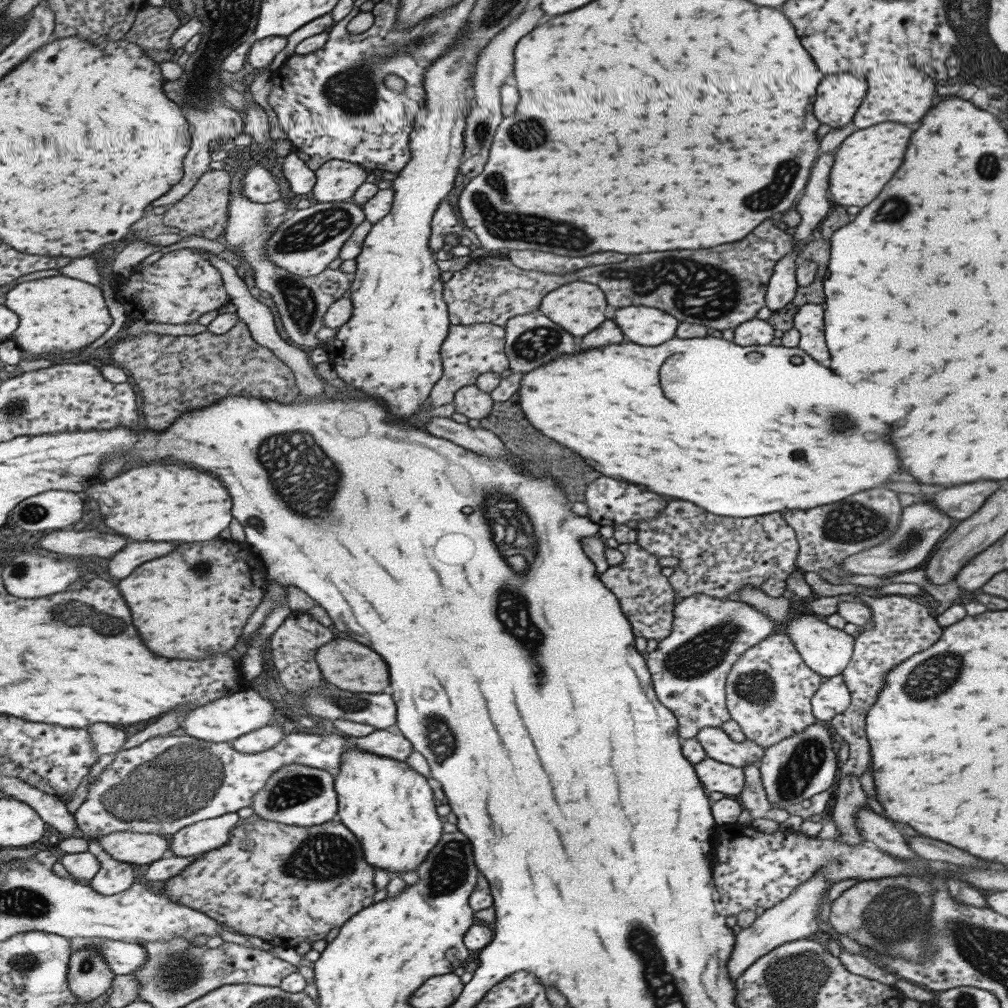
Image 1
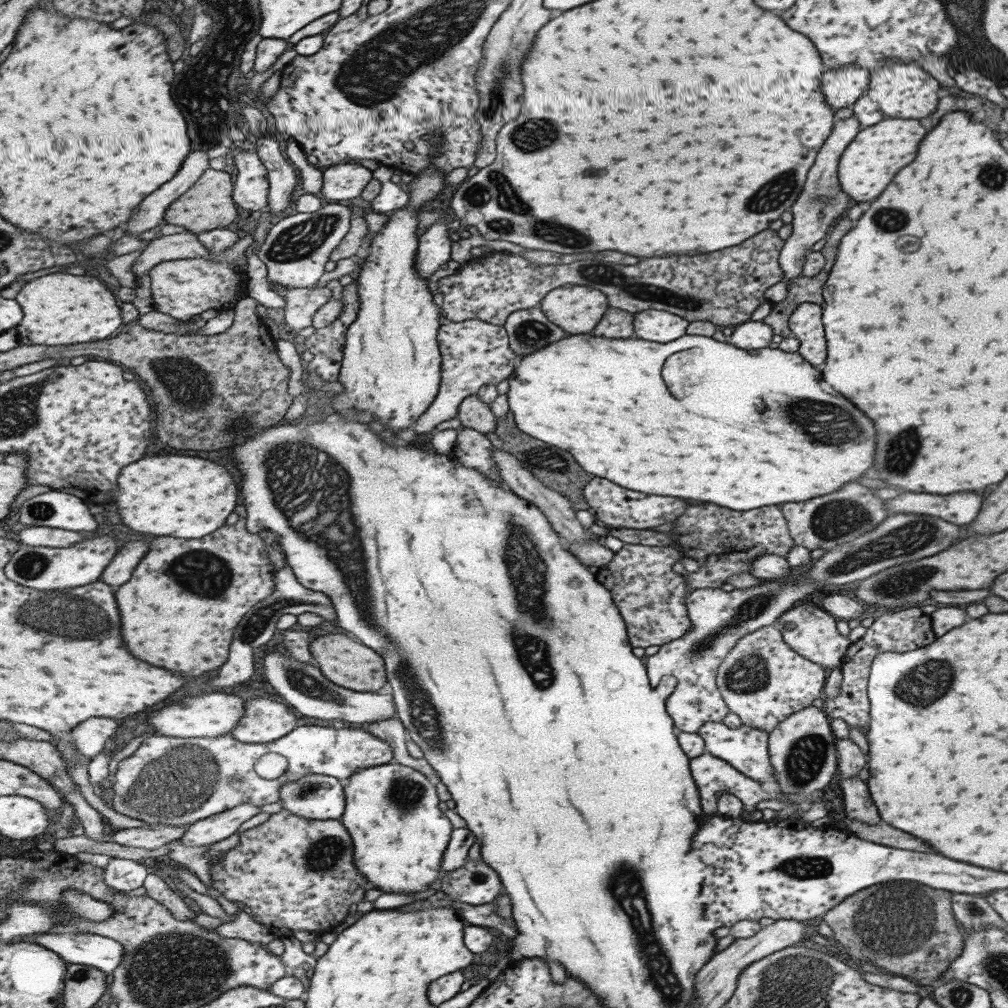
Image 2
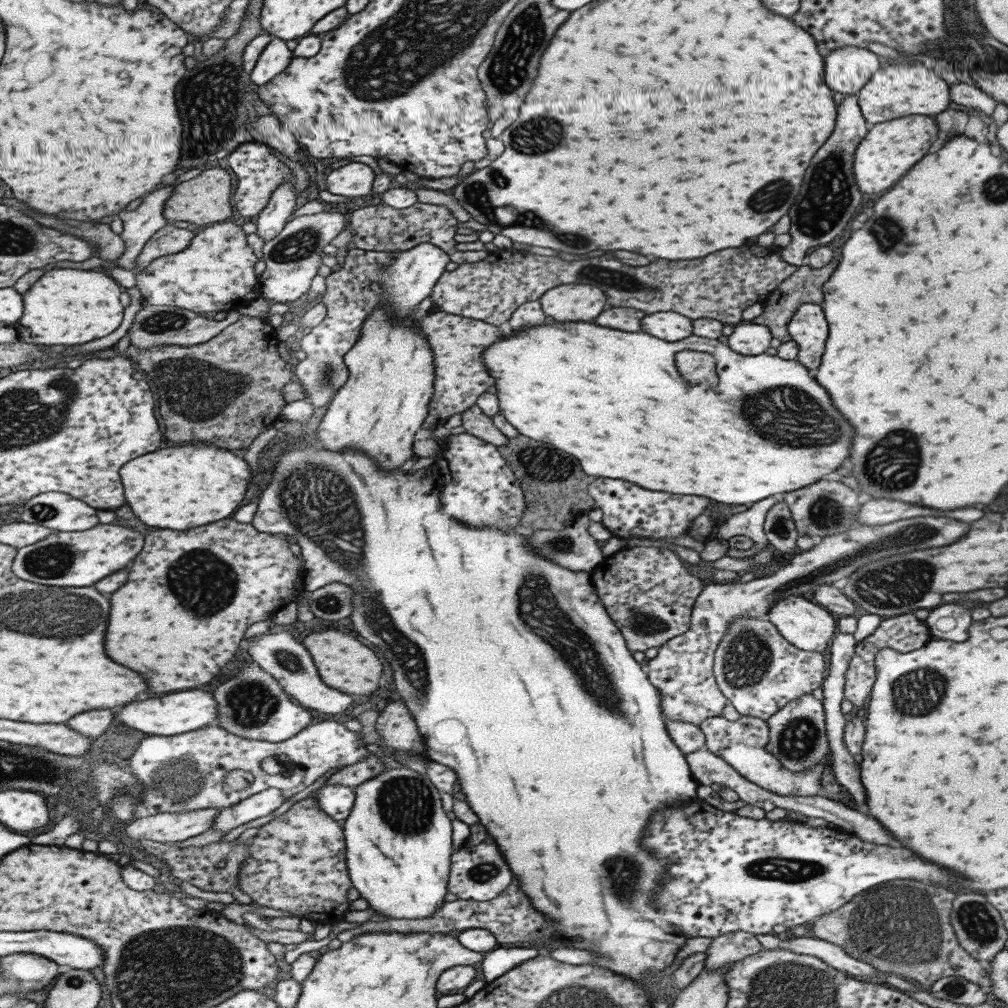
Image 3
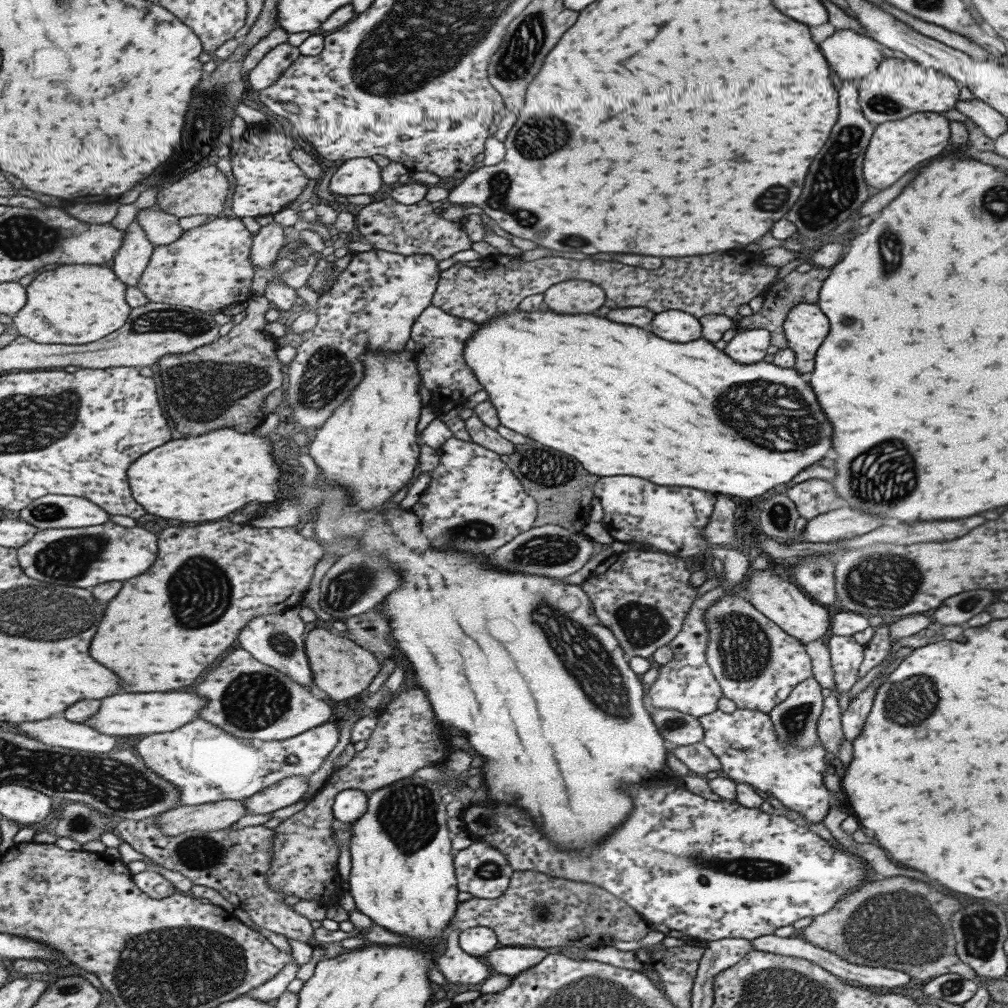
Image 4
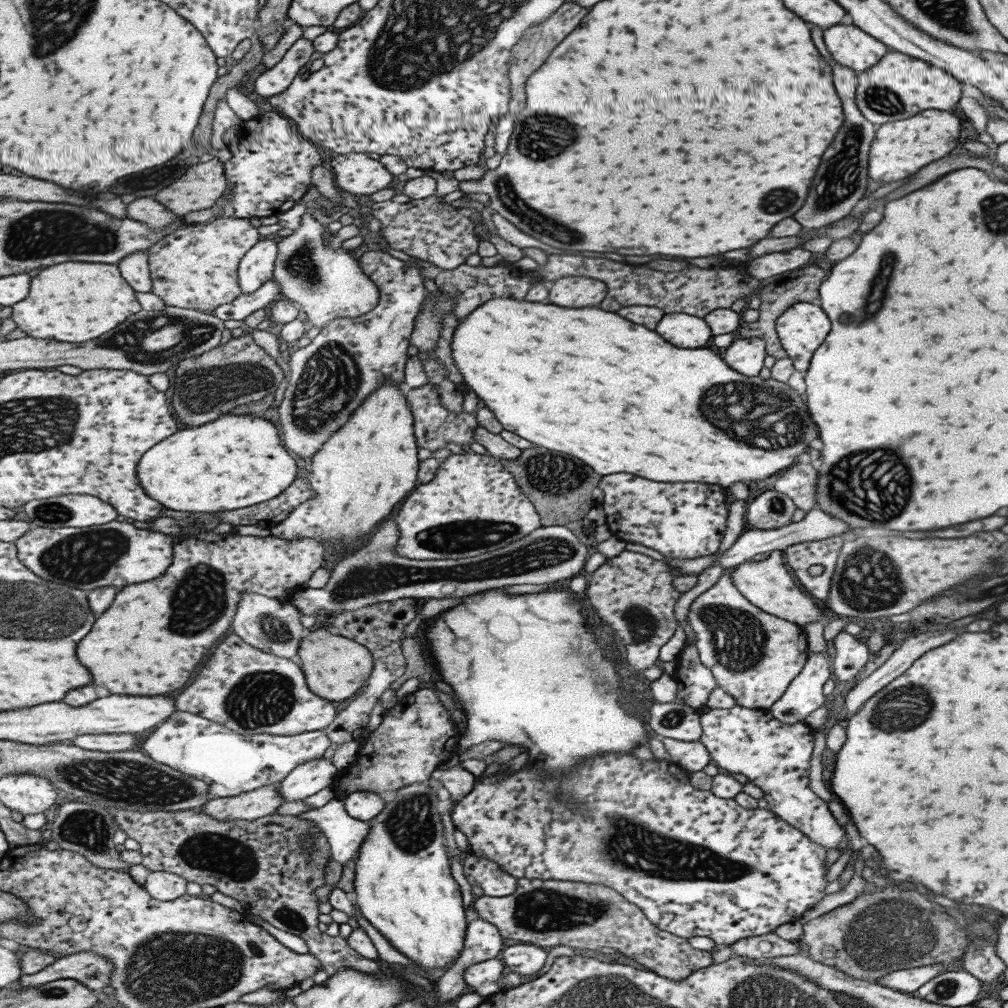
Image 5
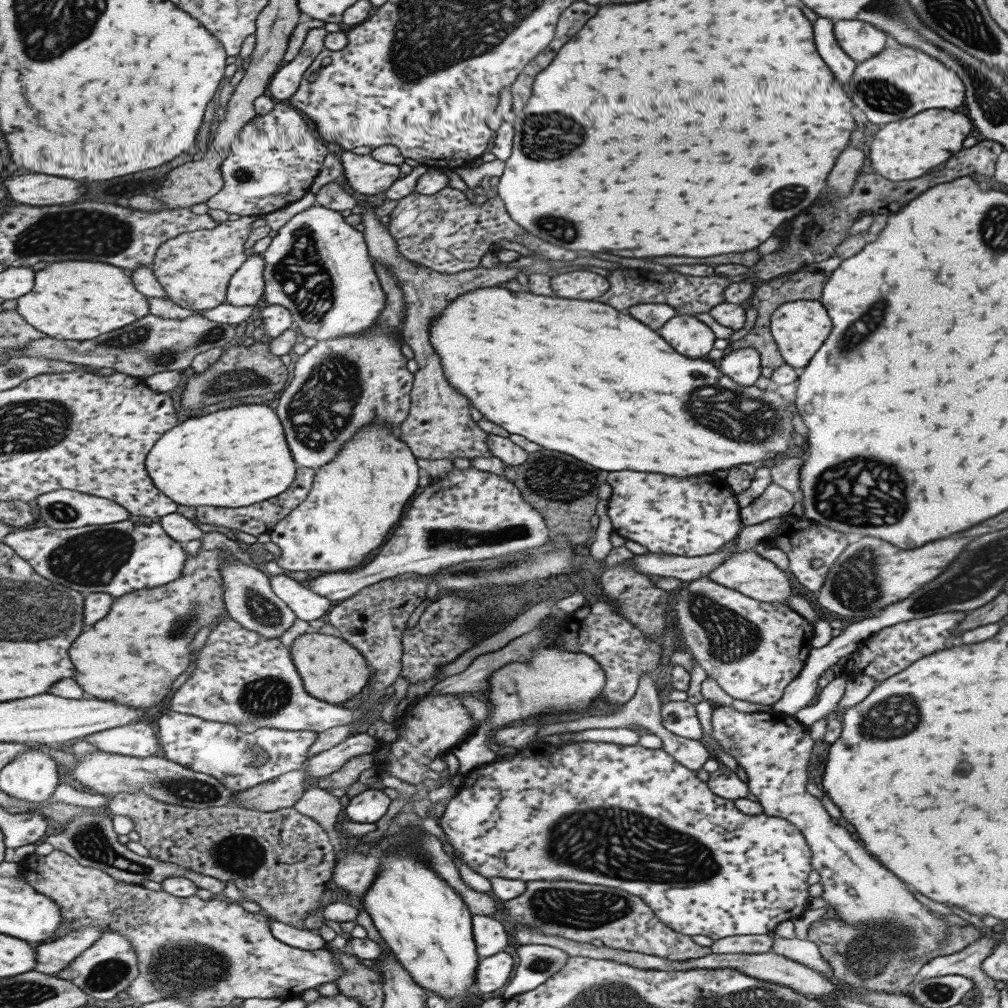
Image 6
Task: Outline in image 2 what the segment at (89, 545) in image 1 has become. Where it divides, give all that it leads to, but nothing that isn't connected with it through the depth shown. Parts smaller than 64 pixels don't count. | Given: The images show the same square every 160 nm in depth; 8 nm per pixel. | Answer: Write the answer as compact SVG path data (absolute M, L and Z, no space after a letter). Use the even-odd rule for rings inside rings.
M22 526L18 537L22 544L29 546L47 546L48 548L69 548L83 542L89 534L77 531L55 529L49 526Z

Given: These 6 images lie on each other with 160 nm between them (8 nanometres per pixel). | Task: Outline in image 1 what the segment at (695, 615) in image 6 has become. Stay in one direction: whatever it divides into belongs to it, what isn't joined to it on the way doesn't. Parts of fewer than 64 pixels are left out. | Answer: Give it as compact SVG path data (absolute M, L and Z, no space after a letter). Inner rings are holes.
M774 633L750 646L729 669L725 679L725 704L730 719L734 720L744 738L761 748L770 748L784 738L800 734L801 731L816 723L810 709L810 698L821 684L821 676L813 672L794 649L790 638L784 633Z

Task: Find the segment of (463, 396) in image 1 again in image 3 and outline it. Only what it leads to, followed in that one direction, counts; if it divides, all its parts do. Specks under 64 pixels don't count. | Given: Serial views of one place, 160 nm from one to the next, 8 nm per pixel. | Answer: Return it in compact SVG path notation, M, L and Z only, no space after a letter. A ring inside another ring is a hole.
M473 404L461 413L461 424L464 432L476 435L485 442L493 443L495 447L507 444L507 437L503 435L477 405Z

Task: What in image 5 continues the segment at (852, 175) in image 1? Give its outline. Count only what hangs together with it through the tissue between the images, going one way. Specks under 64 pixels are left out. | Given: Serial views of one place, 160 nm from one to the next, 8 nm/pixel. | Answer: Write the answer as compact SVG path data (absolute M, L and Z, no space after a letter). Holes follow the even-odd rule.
M923 110L921 114L915 114L913 118L907 118L907 120L881 124L869 148L867 174L871 174L871 180L877 180L877 182L879 180L895 182L917 172L917 168L949 154L949 150L957 144L959 126L957 116L953 116L949 111L941 112L941 110Z

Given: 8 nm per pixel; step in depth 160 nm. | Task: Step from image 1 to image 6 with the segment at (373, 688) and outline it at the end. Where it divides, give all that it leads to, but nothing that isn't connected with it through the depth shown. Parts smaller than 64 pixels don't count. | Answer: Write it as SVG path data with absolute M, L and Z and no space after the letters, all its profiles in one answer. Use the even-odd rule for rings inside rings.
M314 631L304 634L295 639L293 660L297 662L297 668L305 678L305 688L309 690L309 694L328 703L339 705L351 700L371 680L371 668L365 656L343 637L319 634Z

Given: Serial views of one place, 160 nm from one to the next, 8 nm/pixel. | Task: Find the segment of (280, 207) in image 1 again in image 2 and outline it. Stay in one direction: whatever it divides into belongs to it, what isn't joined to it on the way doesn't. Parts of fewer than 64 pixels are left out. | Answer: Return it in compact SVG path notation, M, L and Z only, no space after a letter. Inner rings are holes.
M310 286L307 288L281 288L286 298L285 321L294 330L303 330L313 326L313 316L333 298L329 286Z

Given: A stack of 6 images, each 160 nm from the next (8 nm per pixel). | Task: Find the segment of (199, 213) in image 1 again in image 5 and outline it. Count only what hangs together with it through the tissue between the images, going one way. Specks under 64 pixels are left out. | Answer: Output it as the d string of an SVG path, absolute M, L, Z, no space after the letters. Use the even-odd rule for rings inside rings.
M216 158L193 165L188 172L193 176L183 174L155 196L180 217L189 212L213 208L227 190L226 170L223 170L223 162Z

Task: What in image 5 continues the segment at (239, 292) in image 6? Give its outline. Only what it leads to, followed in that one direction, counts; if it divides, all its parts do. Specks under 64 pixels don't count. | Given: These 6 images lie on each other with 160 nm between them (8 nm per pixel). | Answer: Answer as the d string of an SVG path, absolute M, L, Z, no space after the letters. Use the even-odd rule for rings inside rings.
M271 237L260 240L240 262L240 285L245 294L254 293L274 278L279 240Z

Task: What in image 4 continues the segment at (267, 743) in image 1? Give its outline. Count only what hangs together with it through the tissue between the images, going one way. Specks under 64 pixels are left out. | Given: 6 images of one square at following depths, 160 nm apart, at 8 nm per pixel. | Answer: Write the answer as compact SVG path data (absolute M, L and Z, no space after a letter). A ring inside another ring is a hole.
M243 646L230 651L192 692L208 699L201 718L237 738L281 741L324 725L333 714L327 702L315 698L284 672L257 660Z

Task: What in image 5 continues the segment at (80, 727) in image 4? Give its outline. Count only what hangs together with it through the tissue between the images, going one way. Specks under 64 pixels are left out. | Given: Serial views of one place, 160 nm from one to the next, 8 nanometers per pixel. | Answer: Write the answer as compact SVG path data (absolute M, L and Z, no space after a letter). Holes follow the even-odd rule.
M85 734L71 740L70 744L85 750L105 753L142 750L137 744L137 736L133 734Z

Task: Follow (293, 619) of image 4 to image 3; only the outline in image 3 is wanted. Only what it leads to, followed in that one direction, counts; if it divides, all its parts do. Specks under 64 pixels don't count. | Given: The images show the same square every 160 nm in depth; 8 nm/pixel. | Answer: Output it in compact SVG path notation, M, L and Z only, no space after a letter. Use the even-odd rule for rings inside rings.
M275 630L273 634L258 634L247 642L248 654L254 662L272 674L280 685L292 695L293 700L300 703L301 706L323 714L341 714L359 703L359 696L331 688L321 680L311 654L307 652L303 642L299 643L293 638L291 630Z

